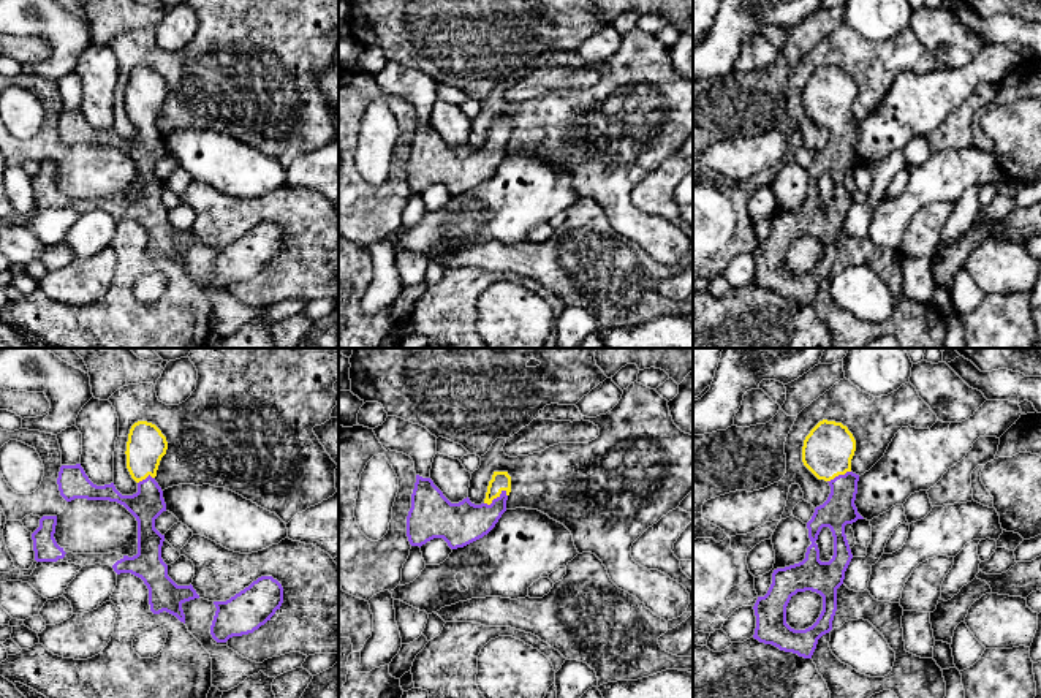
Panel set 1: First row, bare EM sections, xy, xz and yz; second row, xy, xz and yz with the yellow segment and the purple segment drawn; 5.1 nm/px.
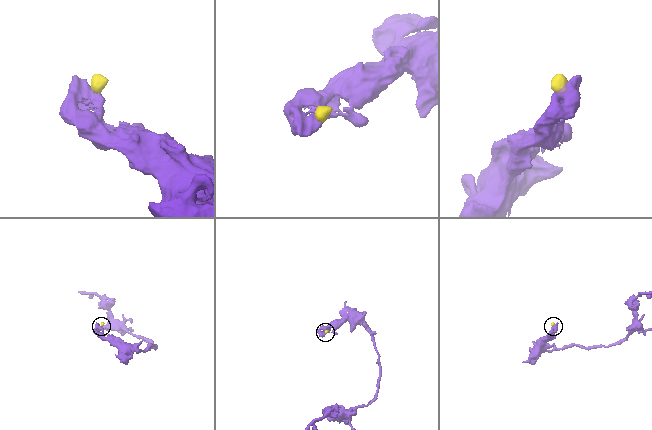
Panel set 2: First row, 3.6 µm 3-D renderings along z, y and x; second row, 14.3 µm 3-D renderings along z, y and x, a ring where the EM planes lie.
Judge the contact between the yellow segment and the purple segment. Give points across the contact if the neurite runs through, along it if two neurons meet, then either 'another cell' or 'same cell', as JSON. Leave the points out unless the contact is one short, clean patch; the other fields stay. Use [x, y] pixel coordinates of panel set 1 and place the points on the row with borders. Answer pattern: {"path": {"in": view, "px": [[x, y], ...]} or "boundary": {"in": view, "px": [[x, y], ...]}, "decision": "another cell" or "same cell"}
{"path": {"in": "xz", "px": [[500, 481], [495, 497], [473, 521], [459, 524]]}, "decision": "same cell"}

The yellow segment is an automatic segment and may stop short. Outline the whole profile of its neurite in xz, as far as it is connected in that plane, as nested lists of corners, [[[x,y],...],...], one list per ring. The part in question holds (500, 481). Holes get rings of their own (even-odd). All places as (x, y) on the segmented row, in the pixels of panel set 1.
[[[494,472],[486,499],[475,505],[470,499],[451,503],[430,478],[416,475],[407,537],[411,546],[443,538],[451,549],[464,548],[487,535],[506,511],[511,492],[508,472]]]

